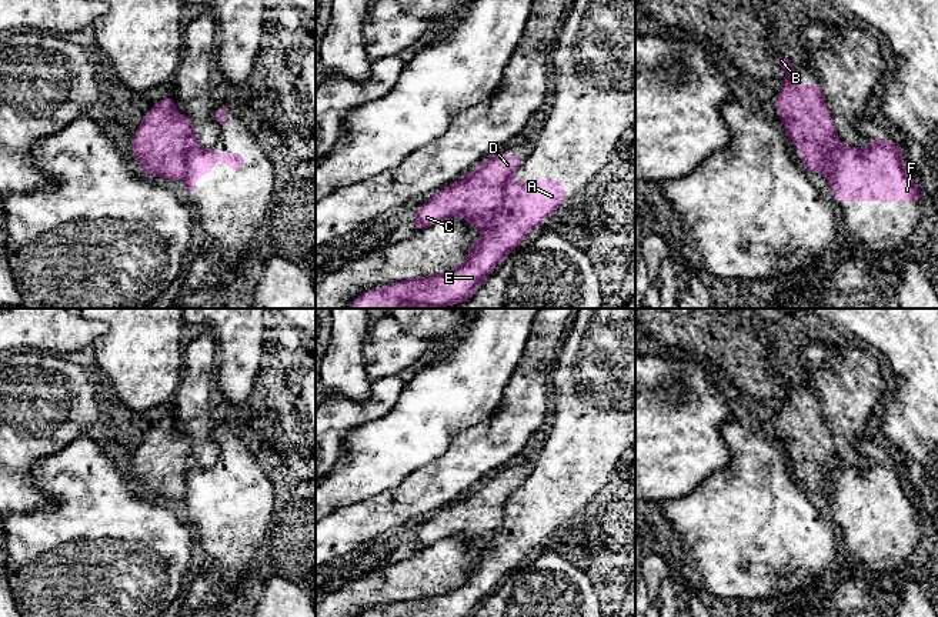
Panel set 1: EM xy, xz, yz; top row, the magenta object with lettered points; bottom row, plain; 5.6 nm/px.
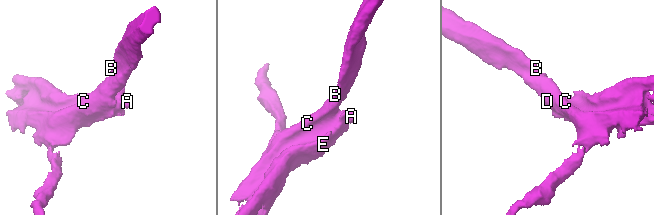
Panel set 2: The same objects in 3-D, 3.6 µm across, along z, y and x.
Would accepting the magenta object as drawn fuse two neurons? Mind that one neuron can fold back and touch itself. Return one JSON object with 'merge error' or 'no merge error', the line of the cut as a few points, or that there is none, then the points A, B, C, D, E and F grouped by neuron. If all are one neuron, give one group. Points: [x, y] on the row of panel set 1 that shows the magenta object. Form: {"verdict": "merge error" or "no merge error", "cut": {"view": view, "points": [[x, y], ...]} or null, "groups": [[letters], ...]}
{"verdict": "merge error", "cut": {"view": "xz", "points": [[508, 179], [504, 186], [501, 204], [486, 222]]}, "groups": [["A", "E", "F"], ["B", "C", "D"]]}

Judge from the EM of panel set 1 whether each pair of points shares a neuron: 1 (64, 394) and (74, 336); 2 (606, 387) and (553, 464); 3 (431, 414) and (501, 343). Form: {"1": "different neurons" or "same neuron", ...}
{"1": "different neurons", "2": "same neuron", "3": "same neuron"}

